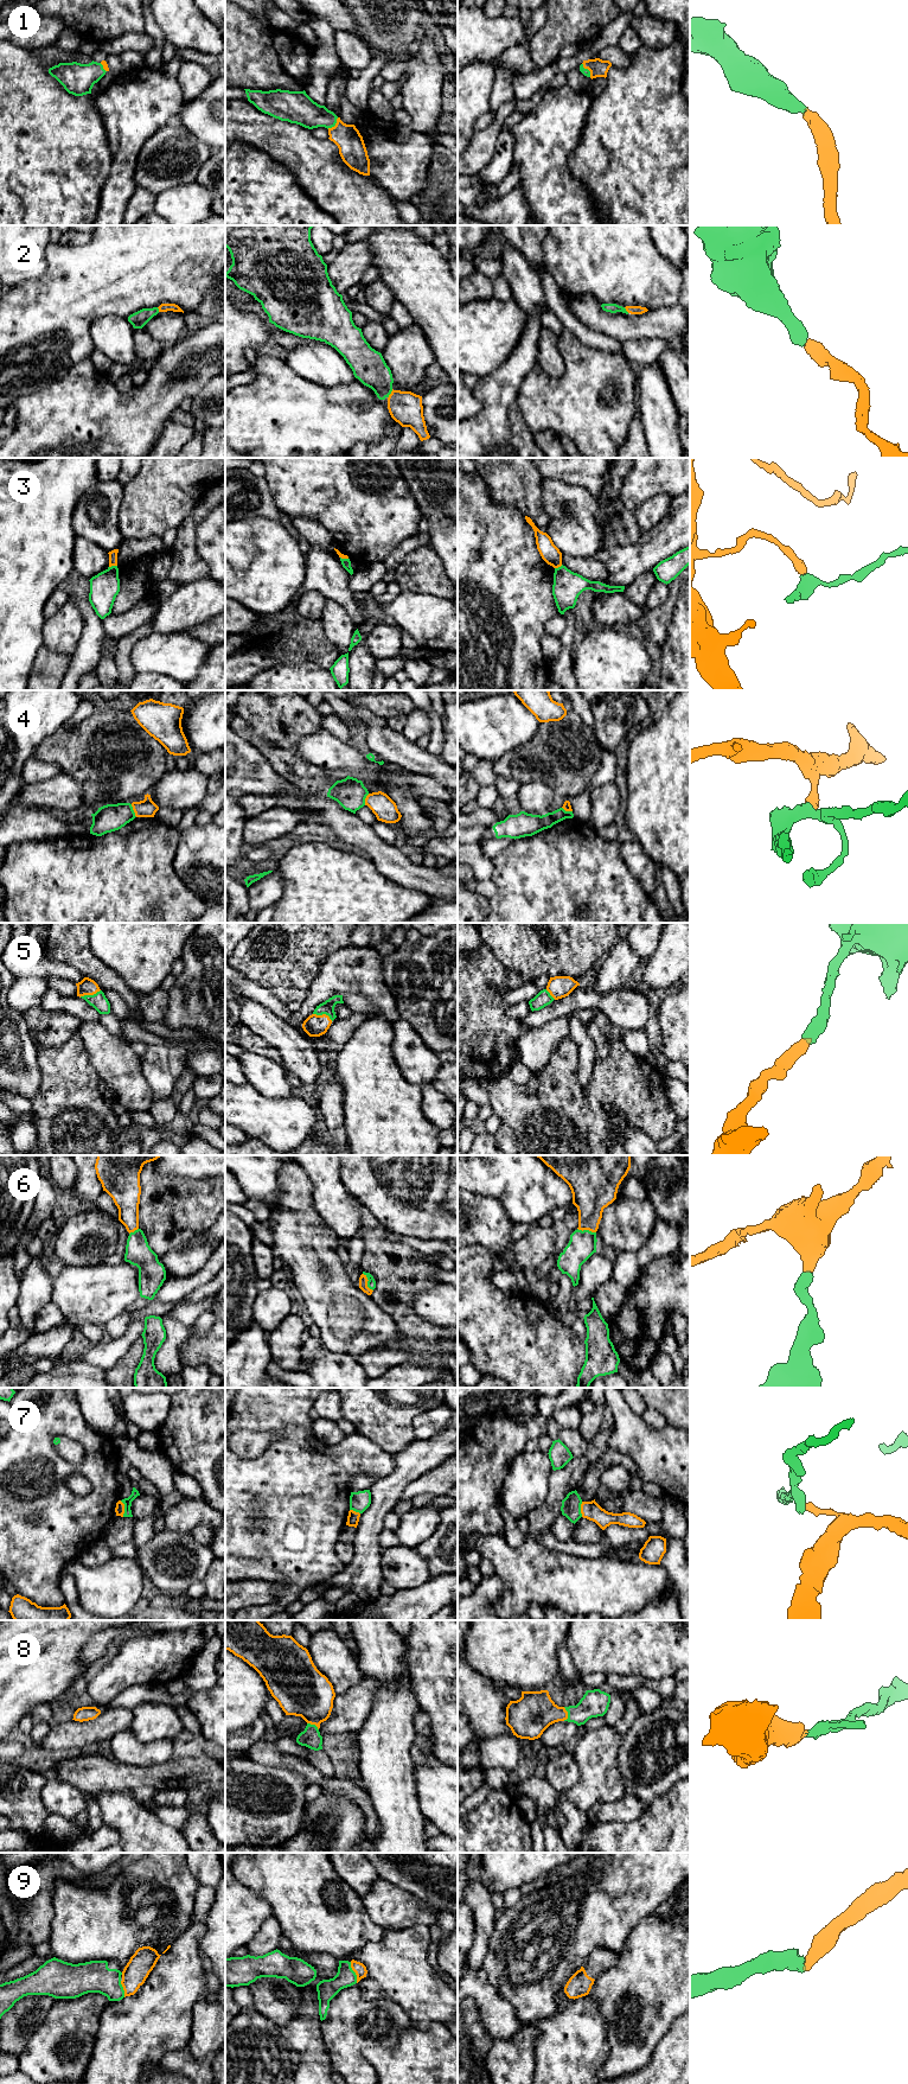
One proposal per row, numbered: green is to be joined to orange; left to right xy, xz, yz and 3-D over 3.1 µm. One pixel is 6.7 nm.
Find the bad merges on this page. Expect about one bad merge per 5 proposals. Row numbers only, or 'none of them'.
3, 4, 7

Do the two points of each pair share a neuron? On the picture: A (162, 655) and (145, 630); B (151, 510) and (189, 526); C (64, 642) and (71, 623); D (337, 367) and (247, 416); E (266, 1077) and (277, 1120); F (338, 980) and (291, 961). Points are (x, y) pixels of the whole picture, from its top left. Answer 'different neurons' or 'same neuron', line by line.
A: different neurons
B: different neurons
C: same neuron
D: different neurons
E: different neurons
F: different neurons

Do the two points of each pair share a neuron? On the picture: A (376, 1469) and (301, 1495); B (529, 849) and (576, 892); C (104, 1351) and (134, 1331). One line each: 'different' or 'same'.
A: same
B: same
C: same

